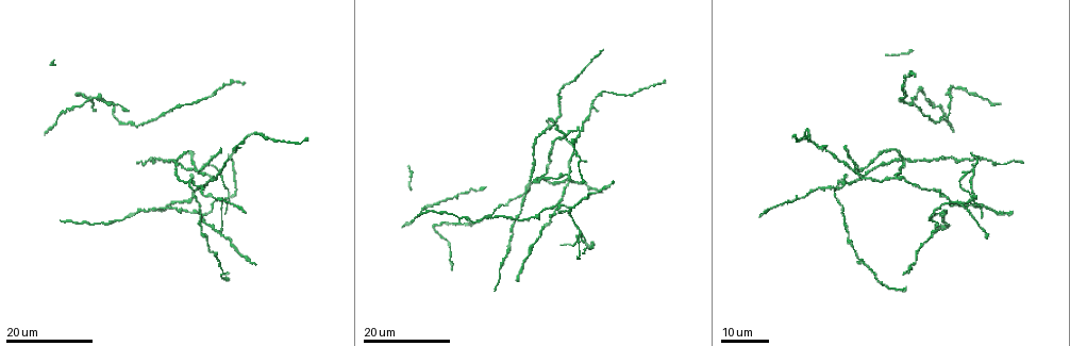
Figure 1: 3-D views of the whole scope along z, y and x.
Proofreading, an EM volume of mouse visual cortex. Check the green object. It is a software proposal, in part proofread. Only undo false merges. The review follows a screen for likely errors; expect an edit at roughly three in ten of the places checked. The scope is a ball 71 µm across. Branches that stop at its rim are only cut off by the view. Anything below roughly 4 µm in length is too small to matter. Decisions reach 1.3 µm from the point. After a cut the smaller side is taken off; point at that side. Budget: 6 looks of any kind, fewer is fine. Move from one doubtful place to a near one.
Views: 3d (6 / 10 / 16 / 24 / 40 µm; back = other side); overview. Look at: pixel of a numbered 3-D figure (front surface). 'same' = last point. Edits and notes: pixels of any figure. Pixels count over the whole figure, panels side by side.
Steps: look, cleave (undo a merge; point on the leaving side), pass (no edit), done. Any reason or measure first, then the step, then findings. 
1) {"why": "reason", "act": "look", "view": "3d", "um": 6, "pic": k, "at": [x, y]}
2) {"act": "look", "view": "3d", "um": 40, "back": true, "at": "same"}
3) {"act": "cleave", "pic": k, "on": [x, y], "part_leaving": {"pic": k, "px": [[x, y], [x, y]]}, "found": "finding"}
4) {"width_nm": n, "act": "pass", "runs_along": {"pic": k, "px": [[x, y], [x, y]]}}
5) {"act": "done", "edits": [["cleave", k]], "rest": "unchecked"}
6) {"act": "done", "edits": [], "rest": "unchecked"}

{"act": "look", "view": "3d", "um": 24, "pic": 1, "at": [950, 207]}

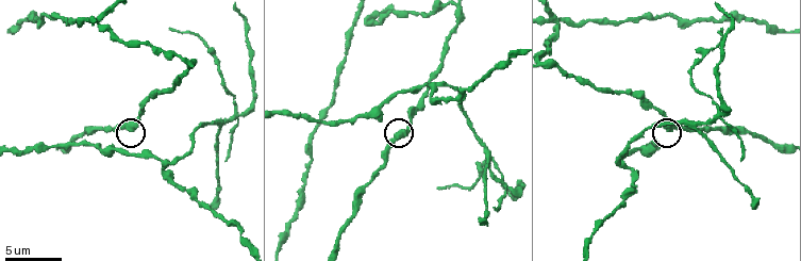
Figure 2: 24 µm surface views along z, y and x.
{"why": "closer look", "act": "look", "view": "3d", "um": 10, "pic": 2, "at": [130, 129]}

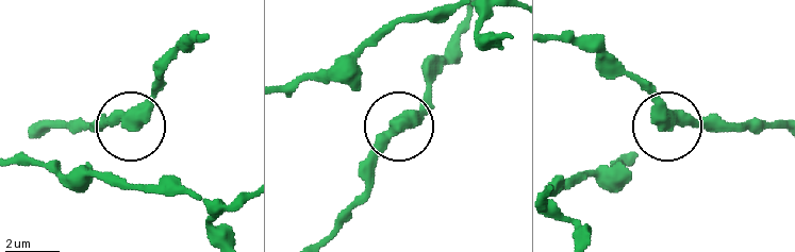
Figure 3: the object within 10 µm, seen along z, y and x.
{"act": "pass", "runs_along": {"pic": 3, "px": [[550, 36], [605, 50], [667, 123], [740, 126]]}, "found": "continuous, no second cell"}

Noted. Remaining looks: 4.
{"why": "looks like a crossing", "act": "look", "view": "3d", "um": 10, "pic": 2, "at": [234, 114]}

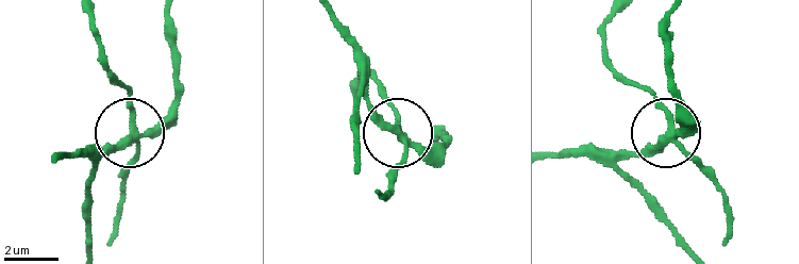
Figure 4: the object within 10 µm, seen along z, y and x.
{"side_arm_um": 13, "act": "cleave", "pic": 4, "on": [128, 97], "part_leaving": {"pic": 4, "px": [[136, 131], [131, 99], [104, 65], [95, 17]]}, "found": "two cells meet here"}

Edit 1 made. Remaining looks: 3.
{"why": "arms part here", "act": "look", "view": "3d", "um": 10, "pic": 2, "at": [621, 164]}

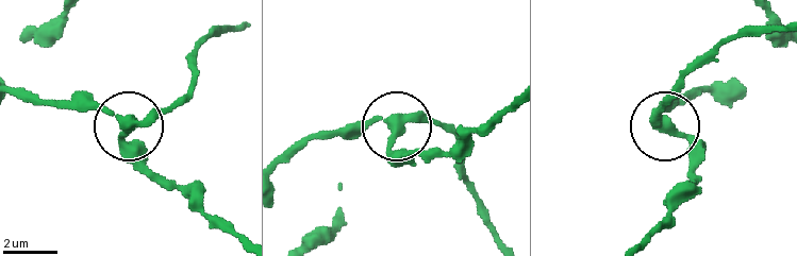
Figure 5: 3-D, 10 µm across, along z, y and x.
{"arms": 3, "act": "pass", "found": "one cell here"}

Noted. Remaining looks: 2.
{"act": "done", "edits": [["cleave", 4]], "rest": "unchecked"}

